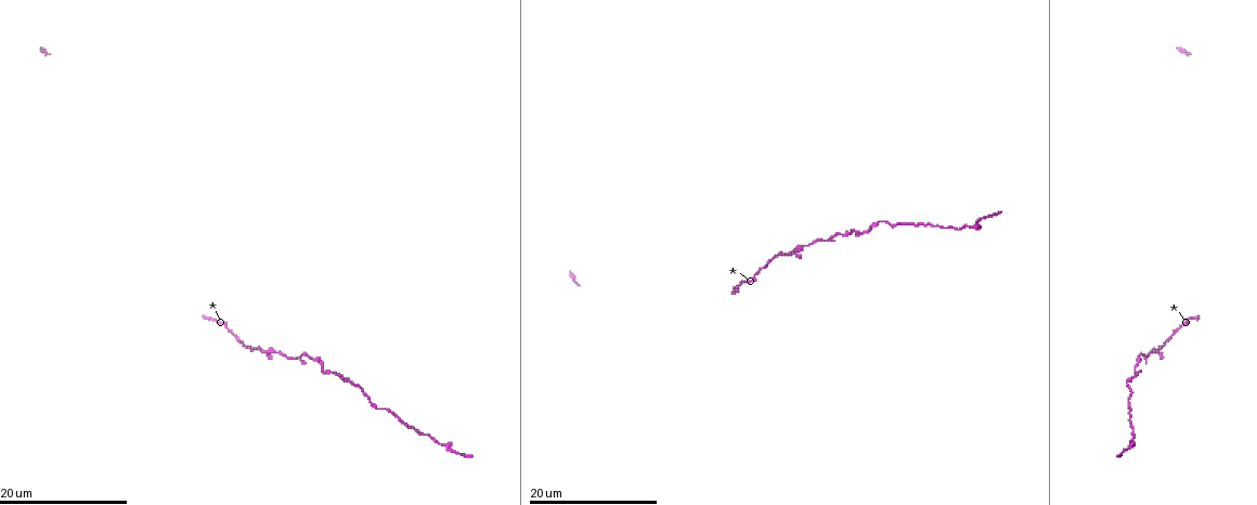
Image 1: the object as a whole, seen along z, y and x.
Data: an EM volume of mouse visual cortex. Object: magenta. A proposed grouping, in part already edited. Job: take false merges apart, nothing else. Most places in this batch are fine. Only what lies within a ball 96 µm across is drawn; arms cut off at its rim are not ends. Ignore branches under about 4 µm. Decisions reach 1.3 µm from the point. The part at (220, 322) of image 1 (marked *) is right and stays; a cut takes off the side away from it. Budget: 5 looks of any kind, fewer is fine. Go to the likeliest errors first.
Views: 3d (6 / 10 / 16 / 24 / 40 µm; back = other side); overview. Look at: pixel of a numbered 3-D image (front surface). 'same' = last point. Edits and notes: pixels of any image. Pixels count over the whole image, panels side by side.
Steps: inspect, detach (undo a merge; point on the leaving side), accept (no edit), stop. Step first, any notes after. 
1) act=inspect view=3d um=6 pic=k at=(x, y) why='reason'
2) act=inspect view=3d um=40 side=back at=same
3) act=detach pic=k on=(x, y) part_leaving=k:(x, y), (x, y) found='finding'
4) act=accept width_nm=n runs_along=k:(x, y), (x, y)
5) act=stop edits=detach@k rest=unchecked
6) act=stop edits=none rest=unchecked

act=inspect view=3d um=24 pic=1 at=(853, 229) why='thin neck'

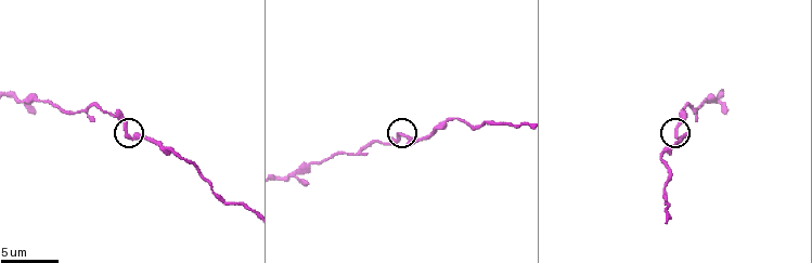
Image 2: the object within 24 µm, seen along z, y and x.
act=inspect view=3d um=6 pic=2 at=(398, 133) why='closer look'

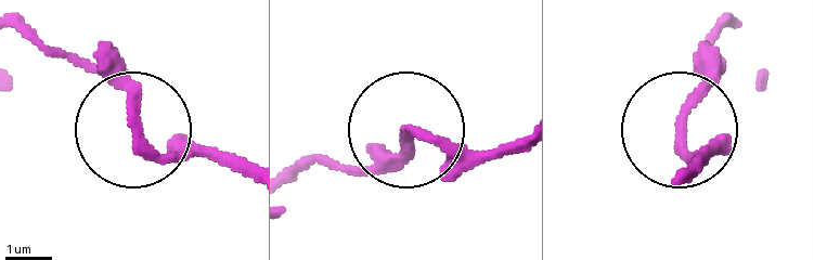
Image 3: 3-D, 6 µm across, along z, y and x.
act=accept width_nm=210 runs_along=3:(287, 177), (380, 161), (408, 134), (505, 154) found='all the same neuron'

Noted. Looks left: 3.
act=inspect view=3d um=10 pic=2 at=(227, 203) why='calibre changes'

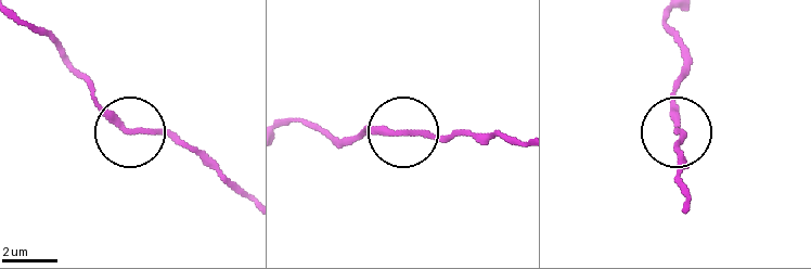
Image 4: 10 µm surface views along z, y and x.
act=accept runs_along=4:(668, 16), (666, 28), (686, 68), (672, 103), (680, 145) found='one neuron here'

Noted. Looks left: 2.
act=inspect view=3d um=6 pic=2 at=(350, 155) why='a narrow waist'

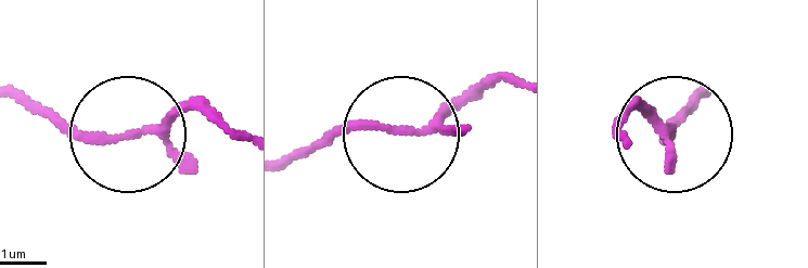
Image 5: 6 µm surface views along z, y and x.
act=accept arms=3 runs_along=5:(286, 161), (357, 129), (438, 126), (492, 87) found='all the same neuron'

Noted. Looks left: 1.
act=stop edits=none rest=unchecked

